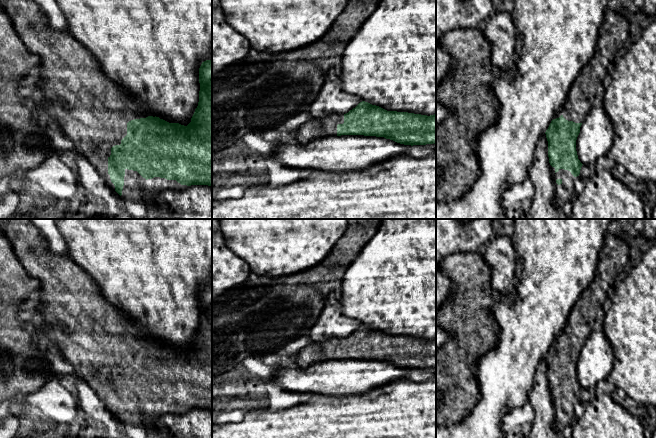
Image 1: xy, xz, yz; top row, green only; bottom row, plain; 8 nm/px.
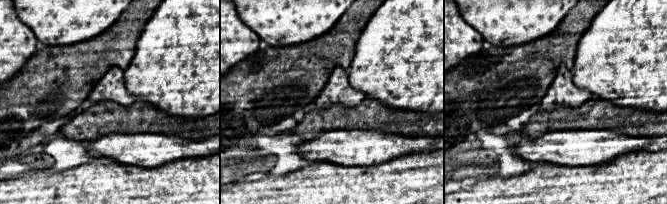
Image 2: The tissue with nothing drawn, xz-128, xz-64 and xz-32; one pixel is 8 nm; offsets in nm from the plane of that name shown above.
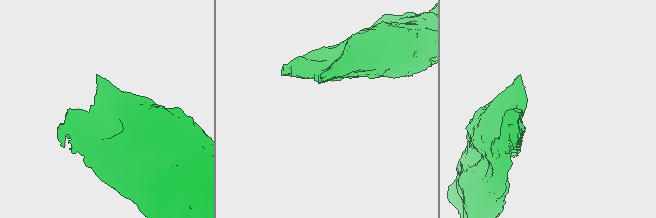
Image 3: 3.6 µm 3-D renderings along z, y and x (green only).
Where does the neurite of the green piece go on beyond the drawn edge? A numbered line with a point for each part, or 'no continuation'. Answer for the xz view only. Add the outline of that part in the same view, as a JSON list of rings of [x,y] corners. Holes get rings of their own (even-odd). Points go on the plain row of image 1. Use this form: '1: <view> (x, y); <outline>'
1: xz (314, 352); [[[329,339],[323,342],[311,342],[296,354],[299,368],[306,368],[320,361],[337,359],[337,349],[344,347],[344,339]]]

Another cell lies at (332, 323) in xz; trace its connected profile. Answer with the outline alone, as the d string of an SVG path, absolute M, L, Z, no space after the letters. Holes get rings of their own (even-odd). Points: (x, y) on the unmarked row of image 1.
M330 296L308 334L312 342L323 342L333 338L344 339L360 326L362 323L359 320L344 314L340 300Z

